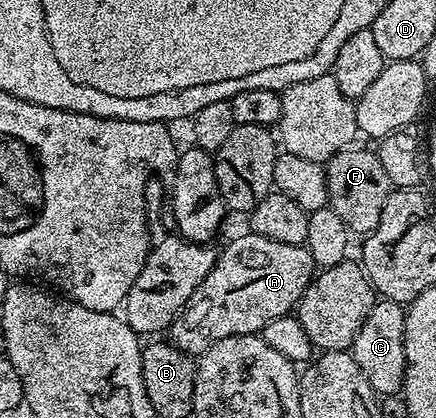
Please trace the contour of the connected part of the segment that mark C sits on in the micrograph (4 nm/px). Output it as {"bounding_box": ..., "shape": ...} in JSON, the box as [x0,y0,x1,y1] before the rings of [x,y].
{"bounding_box":[352,298,407,397],"shape":[[[379,298],[368,313],[360,333],[356,333],[352,354],[356,365],[360,365],[368,385],[382,397],[394,397],[403,390],[406,382],[406,346],[404,329],[406,328],[407,308],[391,299]]]}

